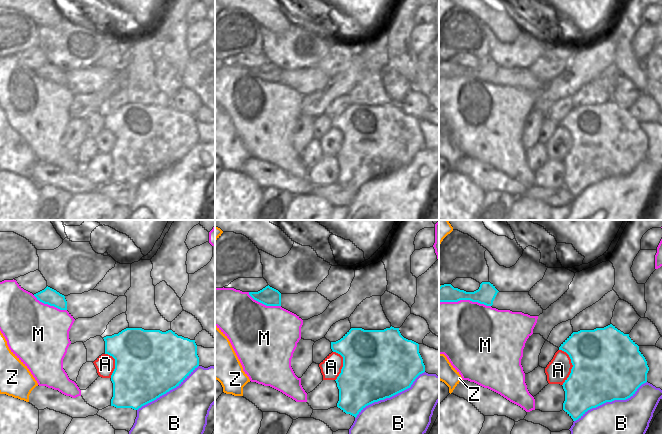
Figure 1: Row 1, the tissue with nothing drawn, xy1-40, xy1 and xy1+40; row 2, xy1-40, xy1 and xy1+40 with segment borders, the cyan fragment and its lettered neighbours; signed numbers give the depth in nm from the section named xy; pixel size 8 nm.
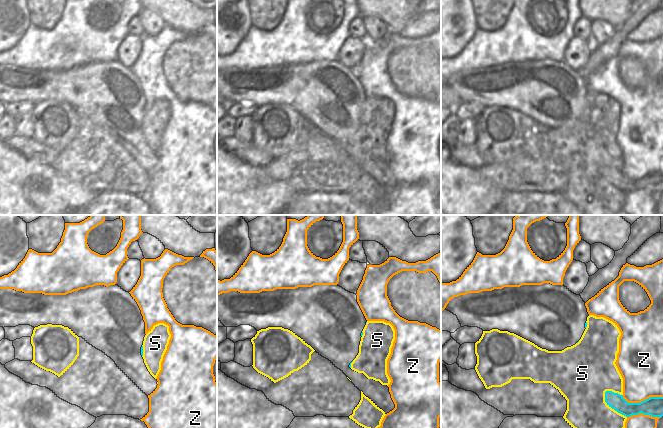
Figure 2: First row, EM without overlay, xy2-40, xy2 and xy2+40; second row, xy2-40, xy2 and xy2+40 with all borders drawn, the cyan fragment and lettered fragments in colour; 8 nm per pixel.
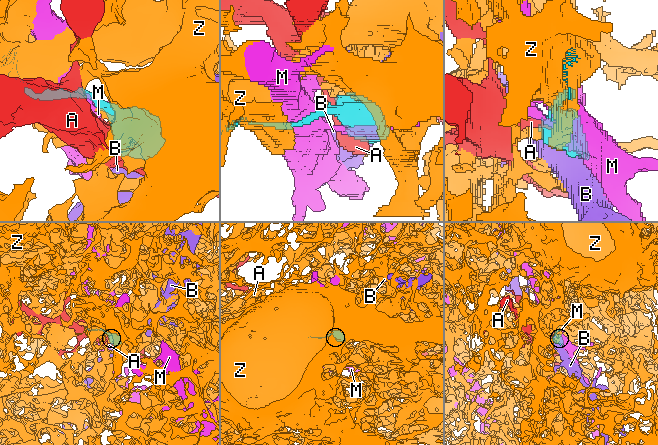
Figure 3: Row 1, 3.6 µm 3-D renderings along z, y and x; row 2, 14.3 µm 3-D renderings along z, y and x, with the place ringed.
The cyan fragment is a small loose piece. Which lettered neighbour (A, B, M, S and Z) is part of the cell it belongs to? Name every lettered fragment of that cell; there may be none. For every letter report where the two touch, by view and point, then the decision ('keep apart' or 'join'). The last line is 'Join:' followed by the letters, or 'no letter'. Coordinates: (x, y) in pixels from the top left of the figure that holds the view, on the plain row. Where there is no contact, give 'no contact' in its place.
A: contact xy1+40 (573, 142); keep apart
B: contact xy1+40 (610, 177); keep apart
M: contact xy1+40 (465, 75); keep apart
S: contact xy2+40 (610, 182); keep apart
Z: contact xy2+40 (642, 177); keep apart
Join: no letter

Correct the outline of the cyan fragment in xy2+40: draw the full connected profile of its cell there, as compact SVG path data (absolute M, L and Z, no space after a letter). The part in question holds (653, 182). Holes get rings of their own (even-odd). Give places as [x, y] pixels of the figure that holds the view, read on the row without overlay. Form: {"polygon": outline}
{"polygon": "M606 167L605 178L609 183L626 193L640 189L652 193L661 194L663 192L663 173L650 173L640 179L628 179L623 171Z"}

